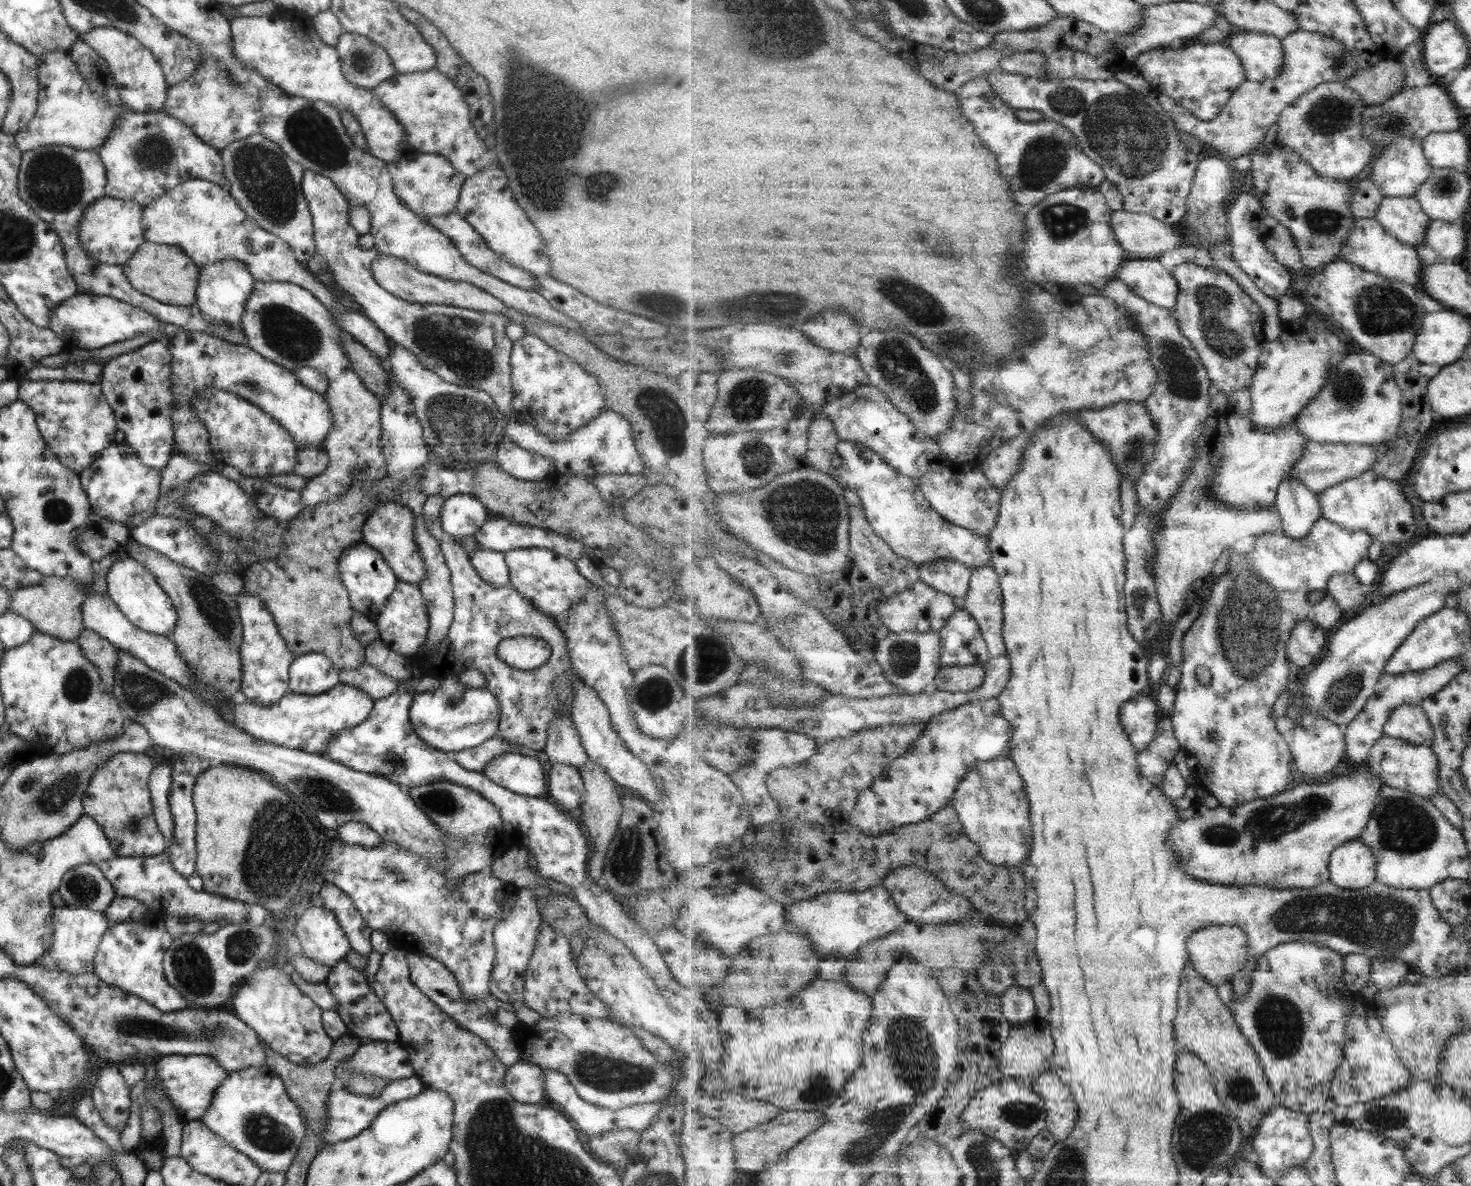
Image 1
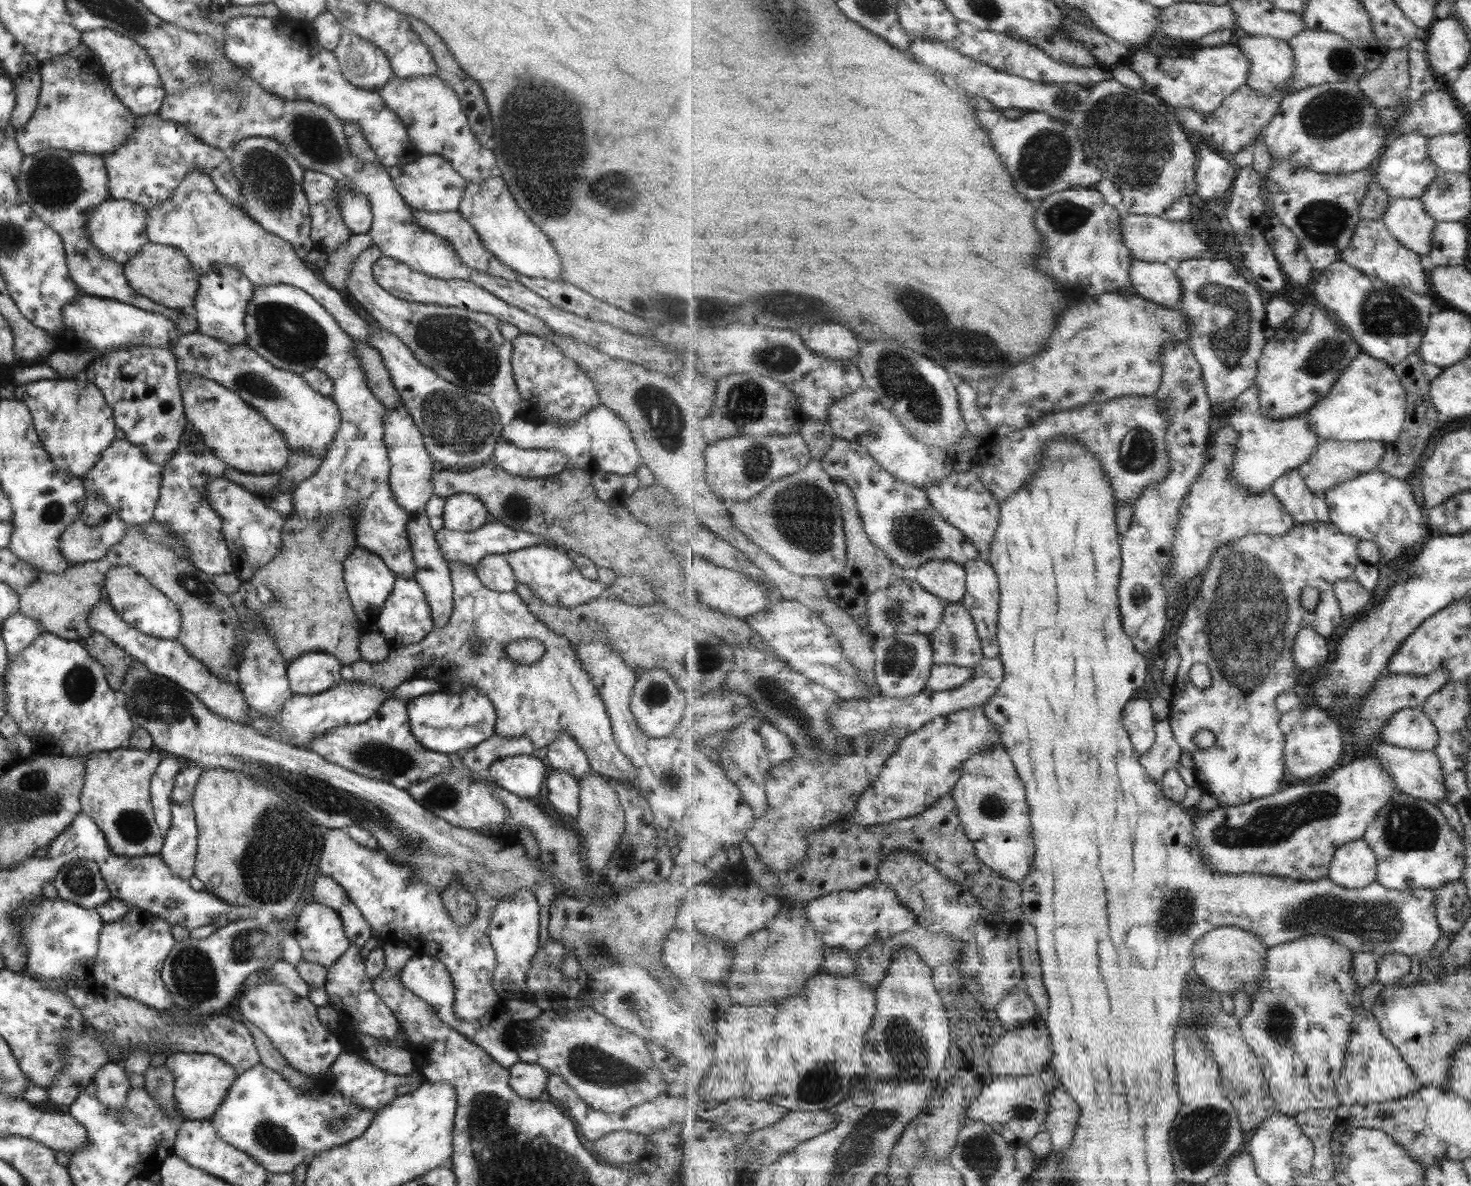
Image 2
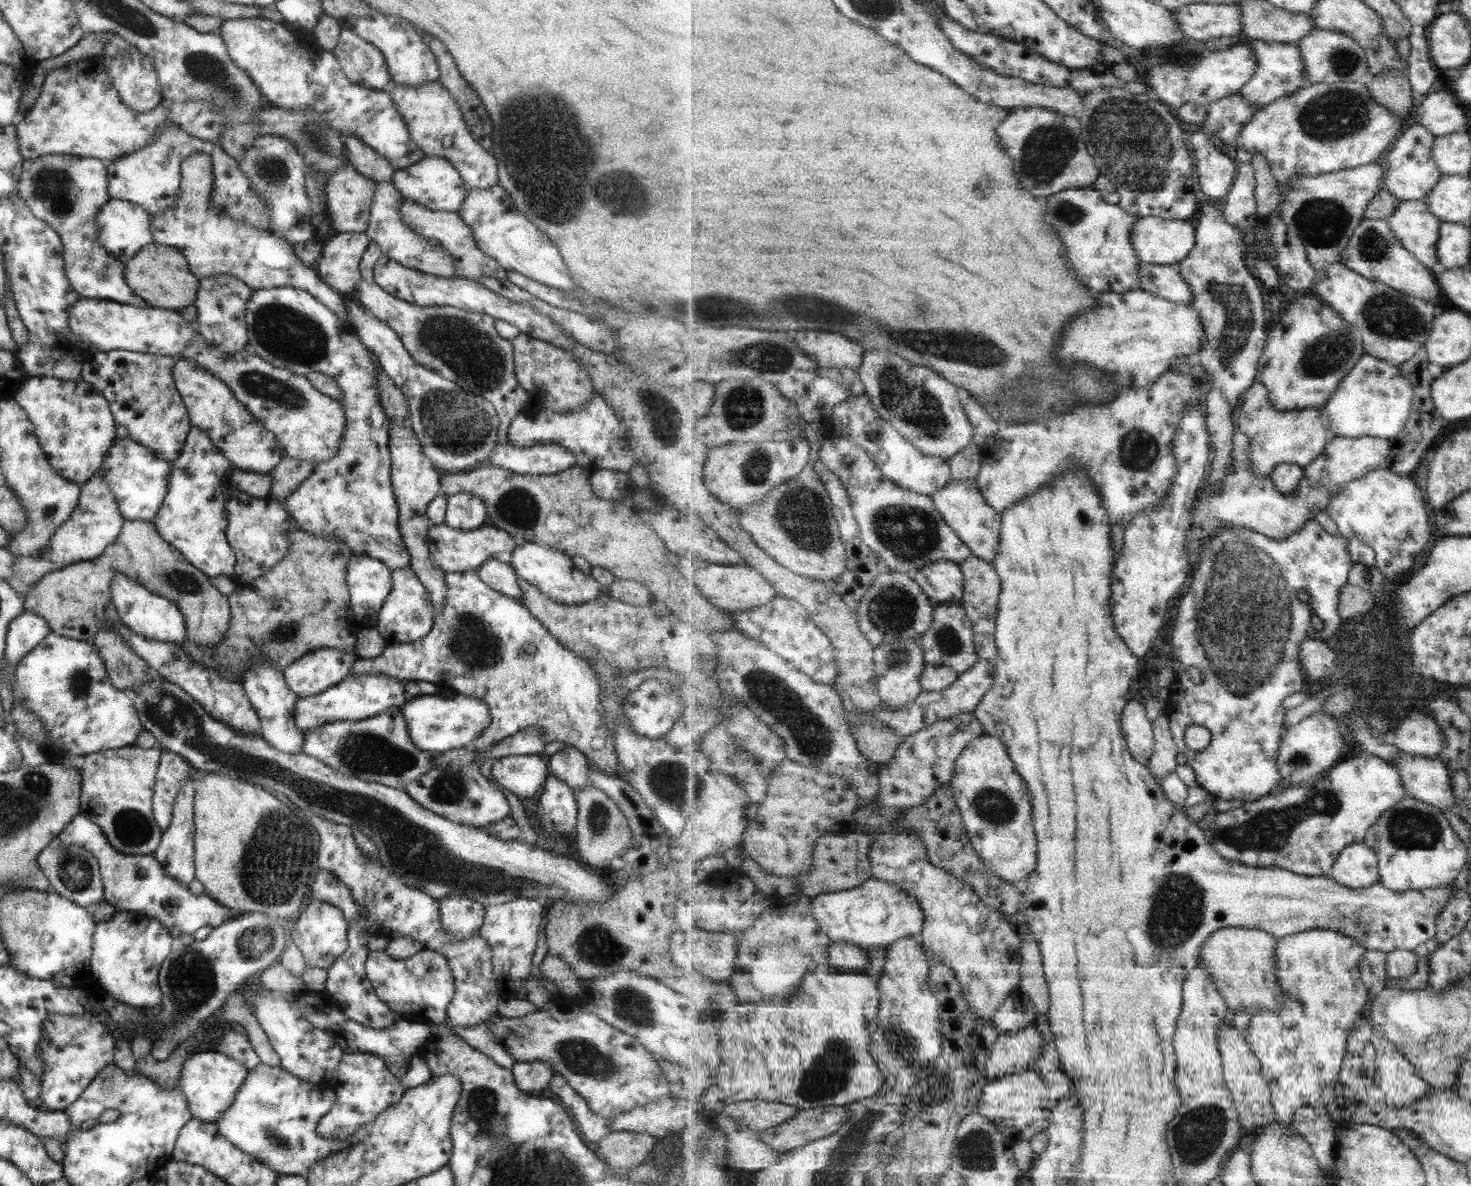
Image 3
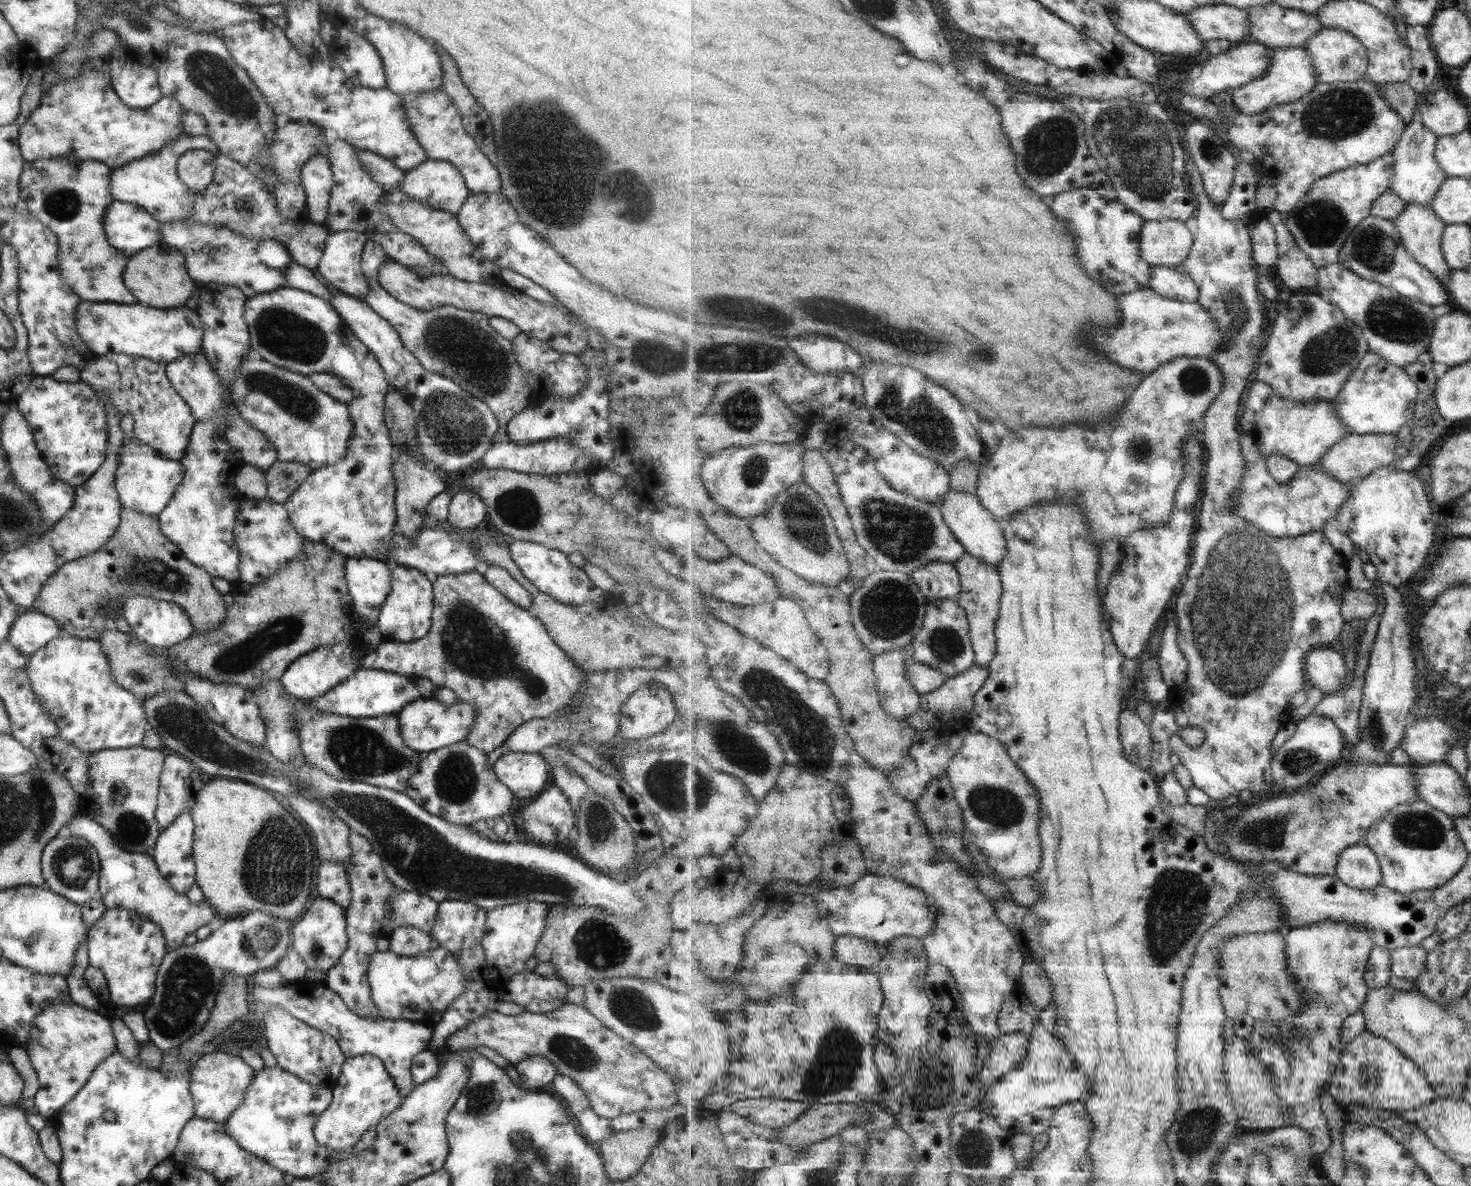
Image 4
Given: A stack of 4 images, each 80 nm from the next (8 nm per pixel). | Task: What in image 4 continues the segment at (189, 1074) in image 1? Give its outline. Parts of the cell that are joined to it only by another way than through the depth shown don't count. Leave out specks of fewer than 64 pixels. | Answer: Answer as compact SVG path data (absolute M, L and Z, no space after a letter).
M209 1049L195 1062L189 1063L189 1092L194 1104L194 1117L223 1123L241 1104L254 1077L254 1070L239 1056Z

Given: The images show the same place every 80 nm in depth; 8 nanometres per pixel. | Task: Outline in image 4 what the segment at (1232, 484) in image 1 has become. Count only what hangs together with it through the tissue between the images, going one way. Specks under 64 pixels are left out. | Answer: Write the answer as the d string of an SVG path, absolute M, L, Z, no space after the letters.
M1257 380L1249 389L1239 427L1254 438L1265 460L1269 455L1282 454L1303 468L1319 465L1332 446L1348 436L1348 426L1338 417L1335 401L1297 402L1280 397L1269 383Z

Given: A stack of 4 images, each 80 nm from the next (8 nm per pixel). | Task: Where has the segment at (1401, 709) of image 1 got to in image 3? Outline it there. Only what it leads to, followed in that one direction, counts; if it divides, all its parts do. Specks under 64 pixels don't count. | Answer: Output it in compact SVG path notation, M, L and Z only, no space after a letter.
M1410 707L1407 715L1398 720L1391 743L1411 755L1439 757L1445 749L1445 734L1436 720Z

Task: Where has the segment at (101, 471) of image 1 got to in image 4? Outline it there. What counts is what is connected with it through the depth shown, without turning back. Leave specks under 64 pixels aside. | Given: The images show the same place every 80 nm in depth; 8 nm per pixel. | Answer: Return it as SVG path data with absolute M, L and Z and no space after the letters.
M128 436L118 452L118 465L114 485L120 500L120 508L135 510L145 516L157 516L165 509L173 493L182 481L184 470L179 461L161 458L146 444Z

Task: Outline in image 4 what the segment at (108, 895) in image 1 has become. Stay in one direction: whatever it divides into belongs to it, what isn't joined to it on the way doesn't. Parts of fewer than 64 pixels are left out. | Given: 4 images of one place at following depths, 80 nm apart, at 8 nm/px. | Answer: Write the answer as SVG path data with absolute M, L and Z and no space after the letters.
M77 835L53 837L43 848L40 867L44 884L51 892L66 898L79 906L99 897L98 872L100 864L97 852L87 840Z

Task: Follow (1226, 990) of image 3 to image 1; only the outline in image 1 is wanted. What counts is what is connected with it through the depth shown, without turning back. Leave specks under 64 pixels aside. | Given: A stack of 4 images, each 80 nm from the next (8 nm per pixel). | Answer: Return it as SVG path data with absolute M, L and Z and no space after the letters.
M1212 924L1194 932L1188 940L1190 965L1200 971L1215 986L1231 982L1250 959L1248 934L1239 925Z

